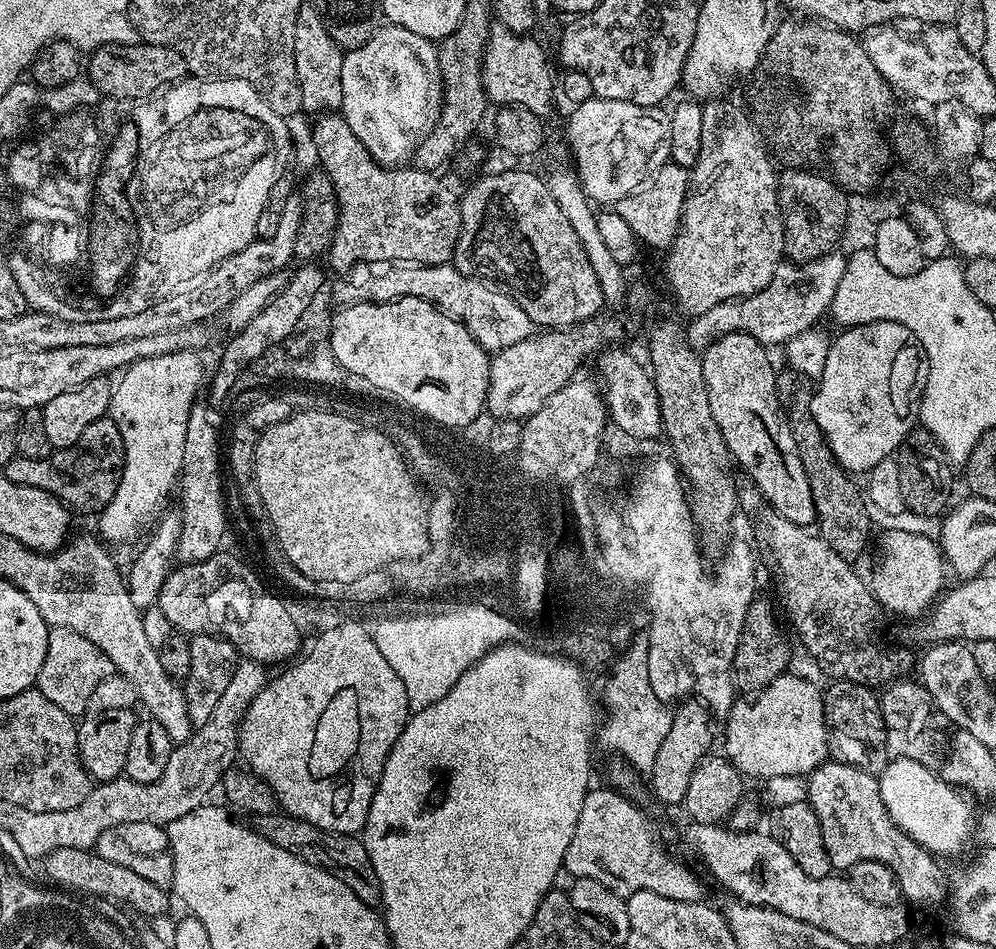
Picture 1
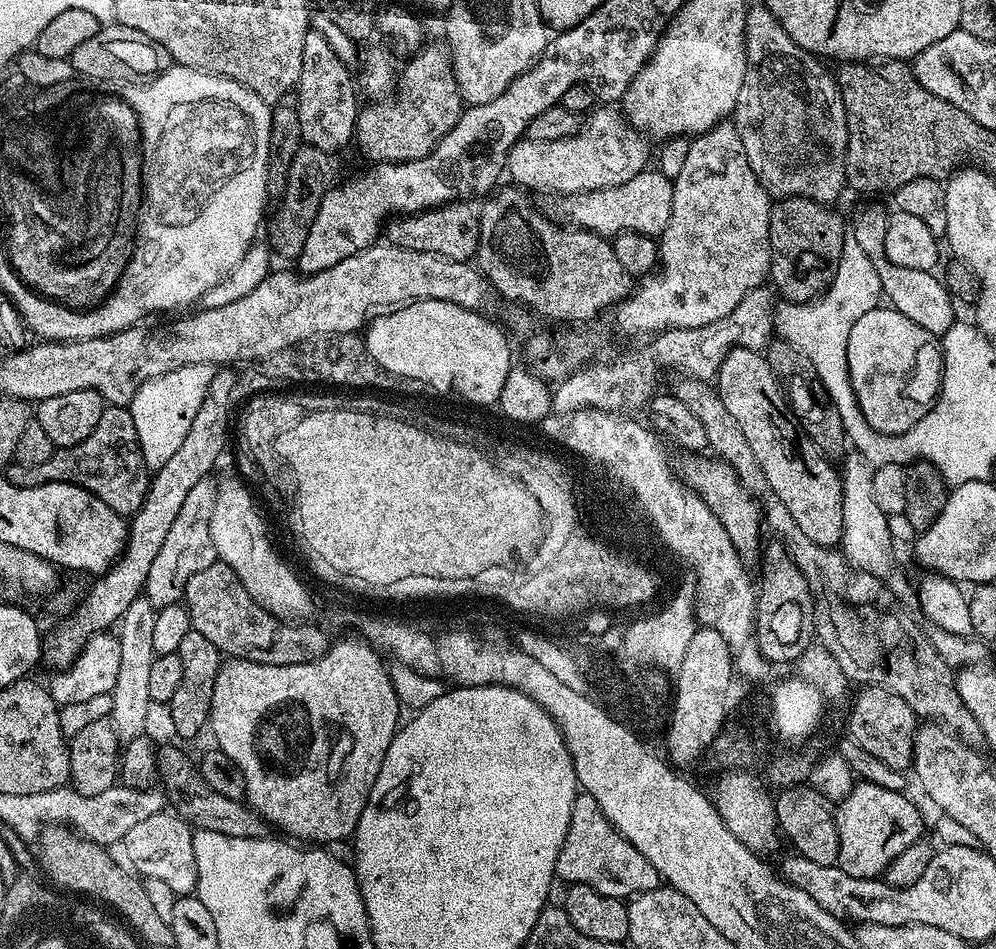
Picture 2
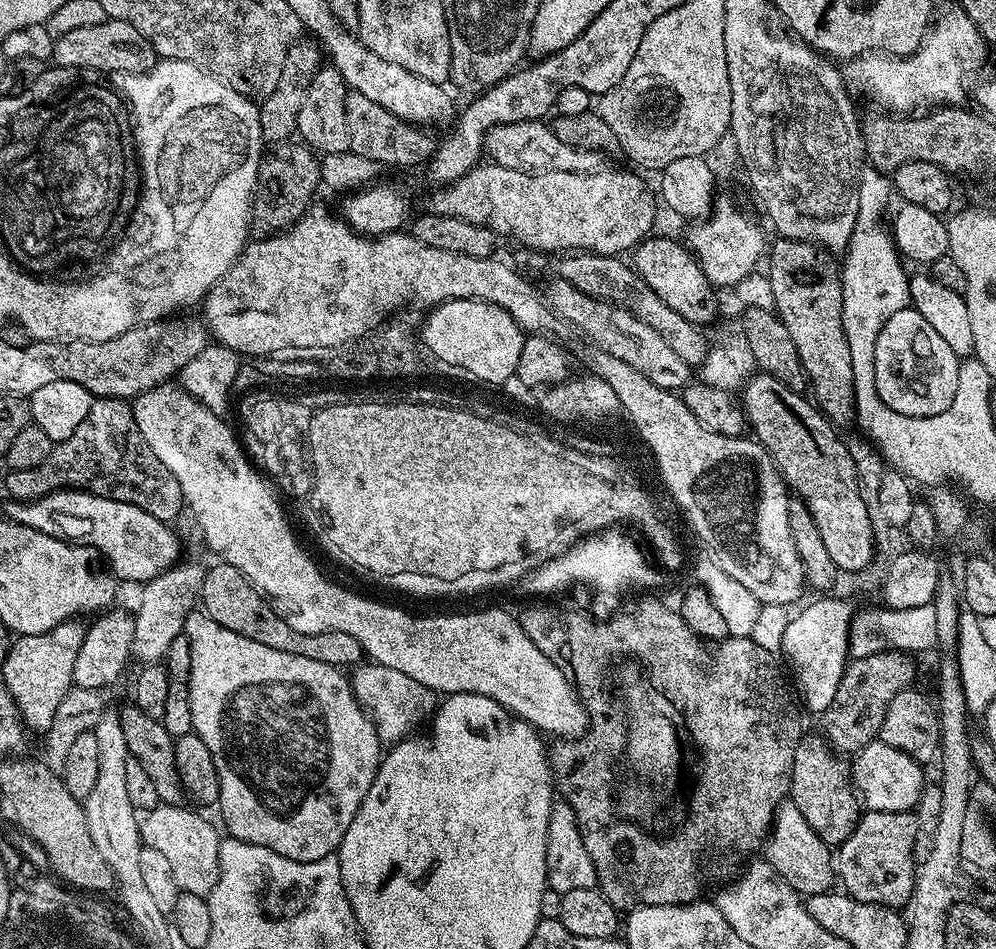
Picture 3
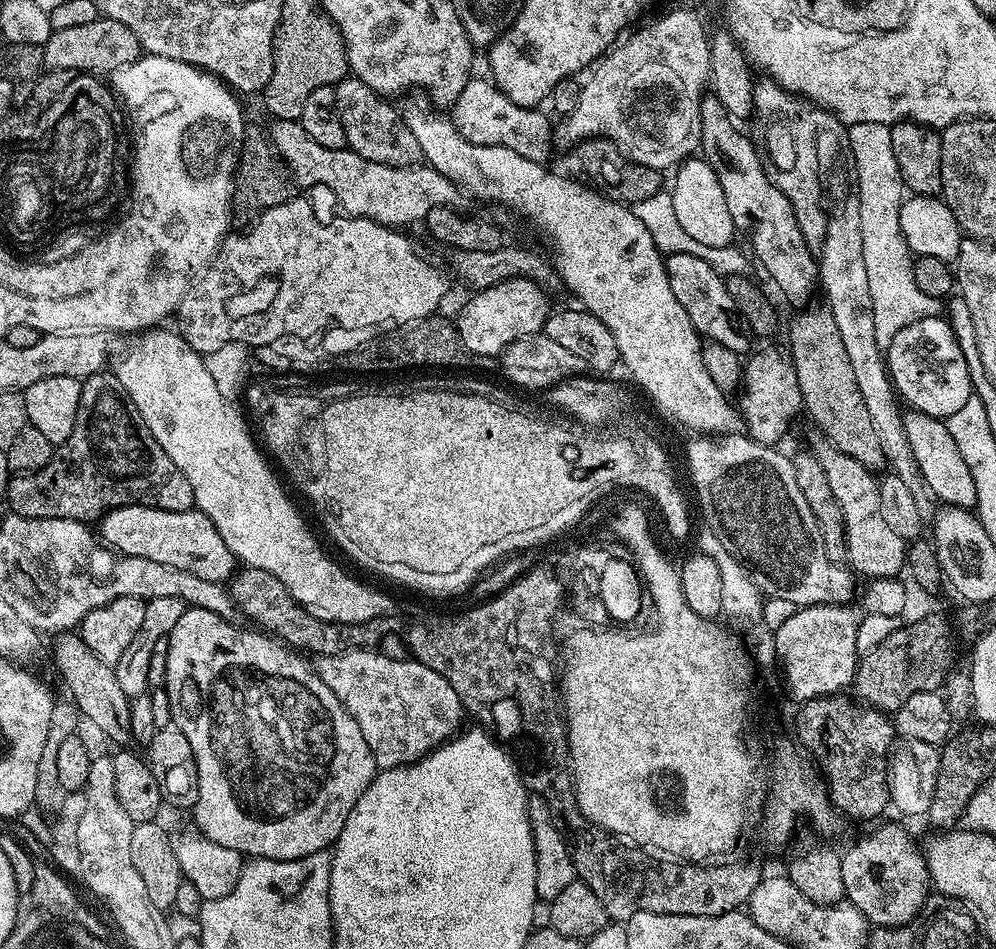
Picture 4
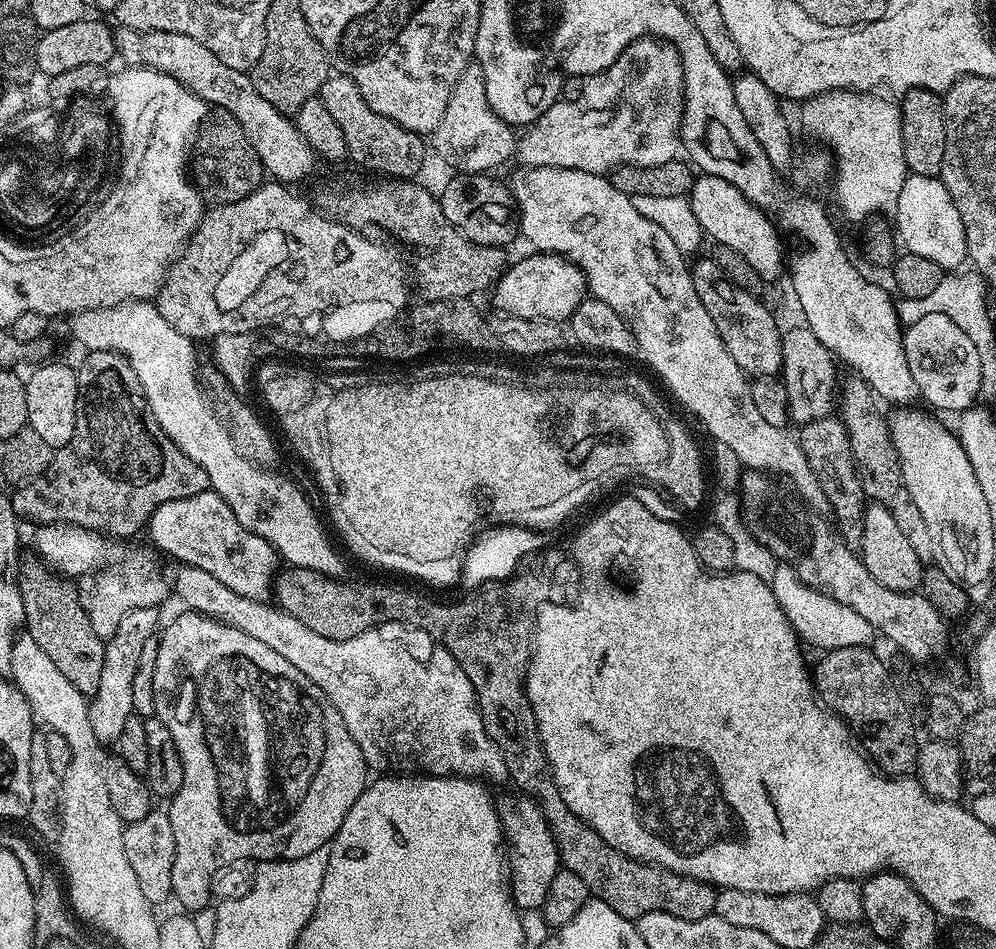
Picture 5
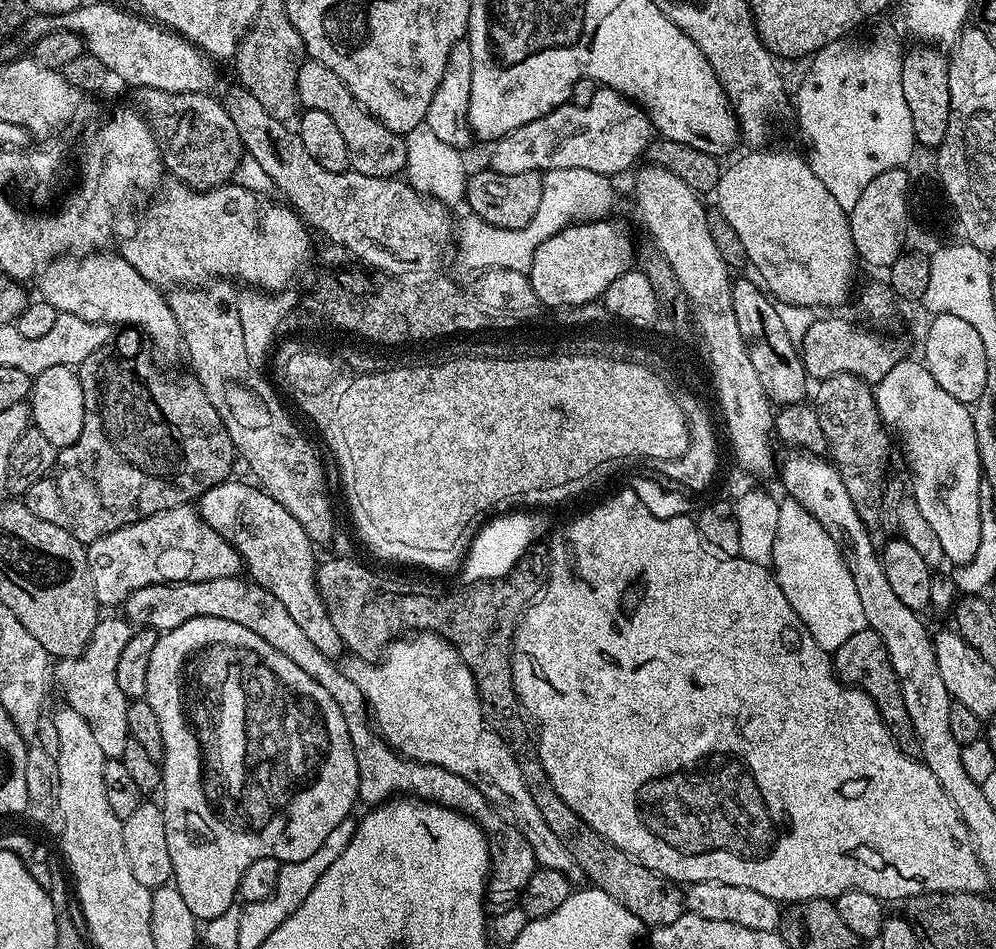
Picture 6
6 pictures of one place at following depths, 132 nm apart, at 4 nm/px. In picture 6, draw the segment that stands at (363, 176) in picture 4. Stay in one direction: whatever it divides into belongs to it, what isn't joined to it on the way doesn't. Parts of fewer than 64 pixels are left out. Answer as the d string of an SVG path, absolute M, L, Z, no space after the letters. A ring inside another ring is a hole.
M81 3L80 7L70 10L70 14L61 16L37 16L29 15L22 29L25 45L35 44L38 38L42 38L51 32L70 30L84 38L86 52L98 58L103 66L108 68L113 77L125 80L133 84L136 90L141 88L153 88L163 92L204 92L211 93L216 84L216 72L212 69L213 61L204 52L199 50L191 40L185 39L178 32L171 31L153 22L151 19L134 16L130 12L123 12L112 4L88 4Z

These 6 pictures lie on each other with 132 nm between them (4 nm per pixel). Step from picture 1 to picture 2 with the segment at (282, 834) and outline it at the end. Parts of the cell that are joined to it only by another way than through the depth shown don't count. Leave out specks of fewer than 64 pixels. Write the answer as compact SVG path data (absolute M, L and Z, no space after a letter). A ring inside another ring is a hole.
M168 744L156 754L158 762L159 787L162 789L171 811L179 816L193 829L214 830L218 834L226 834L230 838L269 838L270 825L247 803L225 798L221 792L214 790L202 778L199 767L186 753L174 745Z

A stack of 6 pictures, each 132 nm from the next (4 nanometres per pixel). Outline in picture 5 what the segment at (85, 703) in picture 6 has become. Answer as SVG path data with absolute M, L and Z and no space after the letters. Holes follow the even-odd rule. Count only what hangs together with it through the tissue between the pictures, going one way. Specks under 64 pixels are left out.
M159 607L130 610L122 622L118 622L118 630L104 645L104 661L102 662L102 679L98 682L98 690L88 701L90 714L90 730L105 746L115 745L118 734L122 734L122 726L134 715L132 703L136 700L136 671L140 668L140 659L144 656L144 647L148 639L157 631L156 623L160 620Z

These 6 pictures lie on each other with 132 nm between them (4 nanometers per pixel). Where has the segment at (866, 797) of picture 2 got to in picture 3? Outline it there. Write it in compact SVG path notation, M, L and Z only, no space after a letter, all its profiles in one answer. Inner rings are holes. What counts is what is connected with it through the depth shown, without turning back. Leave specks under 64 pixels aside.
M865 811L863 815L857 819L856 828L850 834L850 838L846 838L844 844L839 845L838 848L838 880L842 885L843 891L847 895L853 896L858 902L866 902L867 904L881 904L883 908L895 908L897 910L903 909L904 905L908 903L908 899L912 896L914 890L914 882L916 881L916 870L918 861L916 855L912 852L914 850L914 838L916 837L916 814L915 811L910 812L869 812Z

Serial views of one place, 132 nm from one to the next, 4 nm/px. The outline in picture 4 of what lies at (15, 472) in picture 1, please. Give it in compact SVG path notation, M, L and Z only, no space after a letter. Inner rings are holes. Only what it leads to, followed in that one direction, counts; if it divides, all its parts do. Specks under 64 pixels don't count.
M108 370L83 377L78 418L74 418L70 438L55 445L50 462L42 470L13 475L6 498L13 516L85 522L131 504L171 512L190 512L194 508L194 490L190 490L186 474L170 462L170 454L158 446L146 422L128 401L124 387Z

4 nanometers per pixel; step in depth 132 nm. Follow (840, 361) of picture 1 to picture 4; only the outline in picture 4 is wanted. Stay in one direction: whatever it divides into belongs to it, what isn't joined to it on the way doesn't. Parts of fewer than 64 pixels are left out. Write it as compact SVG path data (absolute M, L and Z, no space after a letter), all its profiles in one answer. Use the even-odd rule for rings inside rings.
M940 316L922 318L902 330L898 330L886 351L886 367L892 377L892 387L896 389L899 399L909 409L930 414L935 420L947 421L948 417L958 414L962 406L966 406L966 398L970 398L972 391L970 373L963 358L962 350L955 340L955 335L947 319Z

